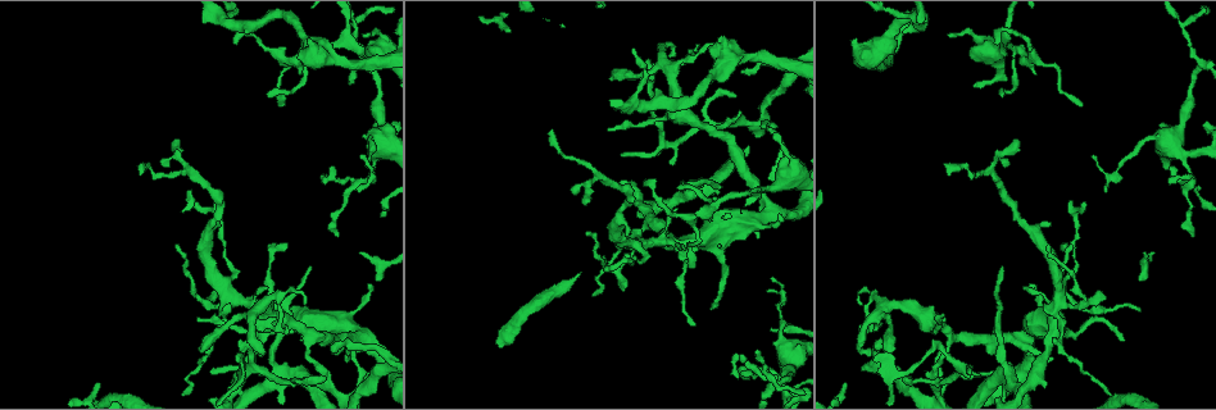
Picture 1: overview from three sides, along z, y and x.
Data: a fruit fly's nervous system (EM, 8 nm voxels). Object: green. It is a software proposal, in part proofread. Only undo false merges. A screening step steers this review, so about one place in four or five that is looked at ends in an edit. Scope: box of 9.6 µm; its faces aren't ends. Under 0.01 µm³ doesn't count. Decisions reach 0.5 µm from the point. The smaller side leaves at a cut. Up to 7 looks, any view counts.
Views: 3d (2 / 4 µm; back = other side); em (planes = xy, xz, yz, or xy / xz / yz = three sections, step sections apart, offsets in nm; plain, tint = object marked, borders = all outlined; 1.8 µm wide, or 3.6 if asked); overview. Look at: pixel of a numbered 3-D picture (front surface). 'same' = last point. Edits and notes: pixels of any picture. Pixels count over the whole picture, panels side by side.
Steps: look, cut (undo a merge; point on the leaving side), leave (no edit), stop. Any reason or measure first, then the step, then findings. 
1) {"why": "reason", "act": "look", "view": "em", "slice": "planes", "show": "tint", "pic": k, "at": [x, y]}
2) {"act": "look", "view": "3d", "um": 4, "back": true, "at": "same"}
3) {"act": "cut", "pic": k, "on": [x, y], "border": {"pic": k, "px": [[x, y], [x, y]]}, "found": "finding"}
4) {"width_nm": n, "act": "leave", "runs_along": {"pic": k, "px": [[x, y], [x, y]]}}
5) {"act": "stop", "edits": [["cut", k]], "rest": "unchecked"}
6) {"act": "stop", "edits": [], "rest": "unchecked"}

{"why": "sudden change in width", "act": "look", "view": "em", "slice": "xz", "step": 16, "show": "tint", "pic": 1, "at": [1056, 325]}

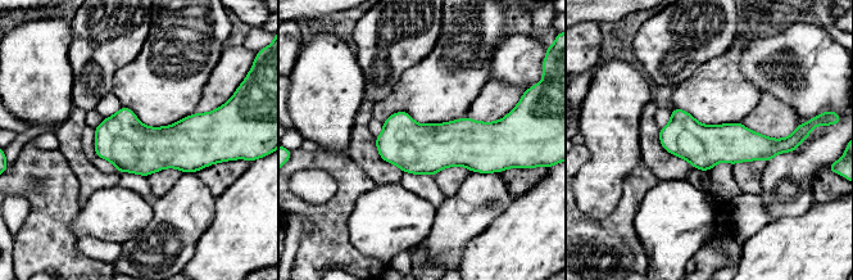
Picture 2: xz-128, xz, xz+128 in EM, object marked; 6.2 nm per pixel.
{"act": "look", "view": "em", "slice": "planes", "show": "tint", "at": "same"}

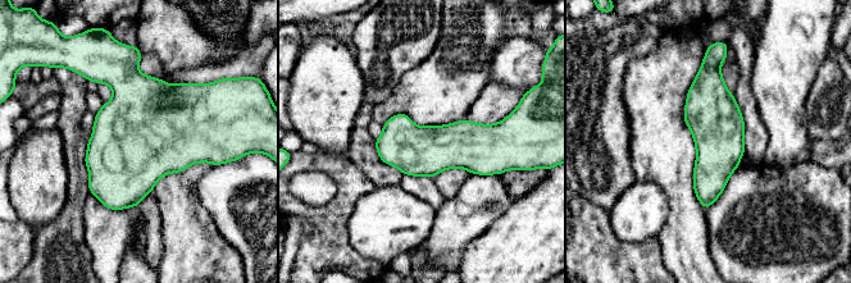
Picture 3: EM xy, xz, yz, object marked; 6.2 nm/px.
{"act": "leave", "found": "one cell here"}

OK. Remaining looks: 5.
{"why": "abrupt turn", "act": "look", "view": "3d", "um": 2, "pic": 1, "at": [733, 118]}

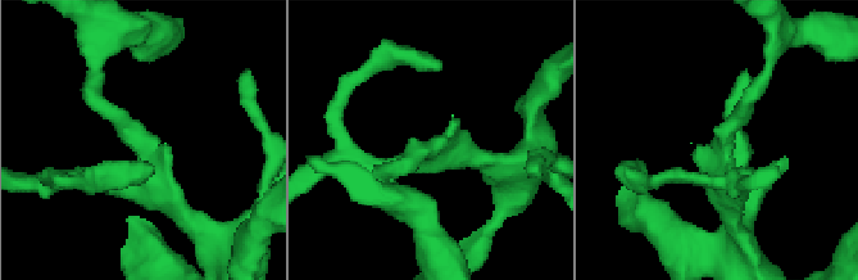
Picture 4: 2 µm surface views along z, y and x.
{"why": "need the tissue", "act": "look", "view": "em", "slice": "xz", "step": 4, "show": "tint", "pic": 4, "at": [722, 167]}

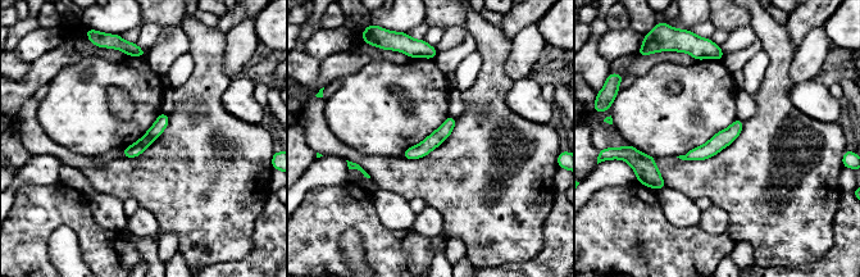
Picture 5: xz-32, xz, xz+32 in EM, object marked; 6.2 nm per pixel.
{"why": "another direction", "act": "look", "view": "em", "slice": "planes", "show": "borders", "at": "same"}

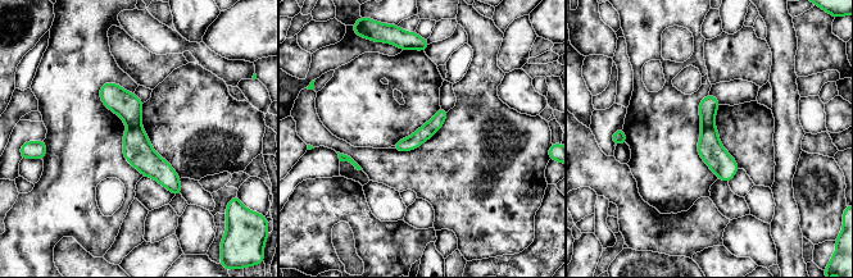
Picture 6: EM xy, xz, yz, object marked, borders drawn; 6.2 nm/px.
{"act": "cut", "pic": 6, "on": [137, 150], "part_leaving": {"pic": 6, "px": [[130, 130], [136, 147], [177, 192]]}, "found": "a second cell is stuck on"}

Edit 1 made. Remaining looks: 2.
{"why": "arms part here", "act": "look", "view": "em", "slice": "planes", "show": "tint", "pic": 1, "at": [1201, 61]}

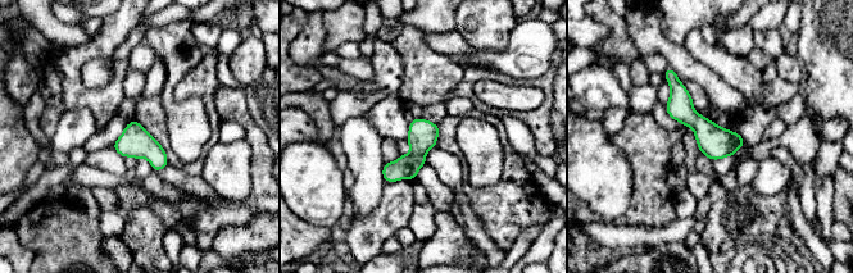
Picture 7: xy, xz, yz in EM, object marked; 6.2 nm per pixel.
{"act": "leave", "runs_along": {"pic": 7, "px": [[668, 72], [680, 105], [731, 151]]}, "found": "one cell here"}

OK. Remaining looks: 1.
{"act": "stop", "edits": [["cut", 6]], "rest": "unchecked"}

